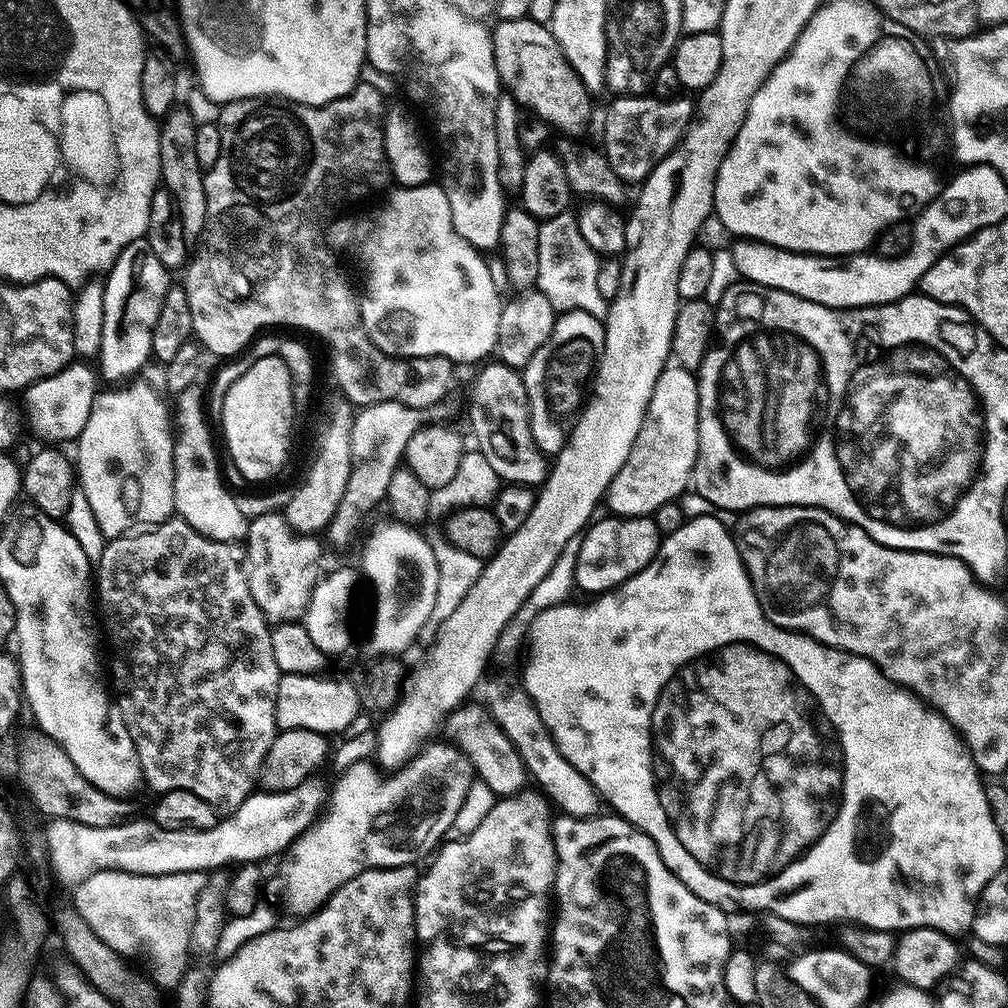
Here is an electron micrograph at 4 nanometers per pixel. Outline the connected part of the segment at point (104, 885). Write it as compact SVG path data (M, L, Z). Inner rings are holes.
M102 869L96 872L96 881L88 882L89 892L76 893L72 904L76 912L86 919L92 932L115 952L129 954L148 947L149 954L158 964L152 974L153 981L161 989L174 990L190 966L190 934L193 933L198 894L205 884L207 875L198 871L154 876Z

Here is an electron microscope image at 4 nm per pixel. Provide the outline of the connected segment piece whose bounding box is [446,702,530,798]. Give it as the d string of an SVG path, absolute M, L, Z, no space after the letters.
M479 702L461 704L454 713L454 719L447 725L446 732L453 736L449 737L458 743L463 755L471 761L475 775L482 782L486 782L486 786L490 786L490 790L498 798L515 796L527 789L524 787L530 784L530 777L518 750L514 750L514 742L506 738L498 722L494 722L494 718L483 704Z

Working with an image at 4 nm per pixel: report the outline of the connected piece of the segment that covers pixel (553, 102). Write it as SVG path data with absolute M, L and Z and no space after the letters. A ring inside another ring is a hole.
M532 19L501 20L492 29L494 62L501 85L517 104L537 112L553 129L586 123L592 112L593 99L566 62L551 27Z

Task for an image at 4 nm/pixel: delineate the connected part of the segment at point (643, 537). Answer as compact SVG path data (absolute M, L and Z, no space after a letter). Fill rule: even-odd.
M608 514L605 517L605 520L597 519L589 523L586 531L579 537L575 582L579 591L580 588L584 592L592 592L591 594L612 591L619 584L625 584L634 574L641 572L660 549L662 537L651 516Z

